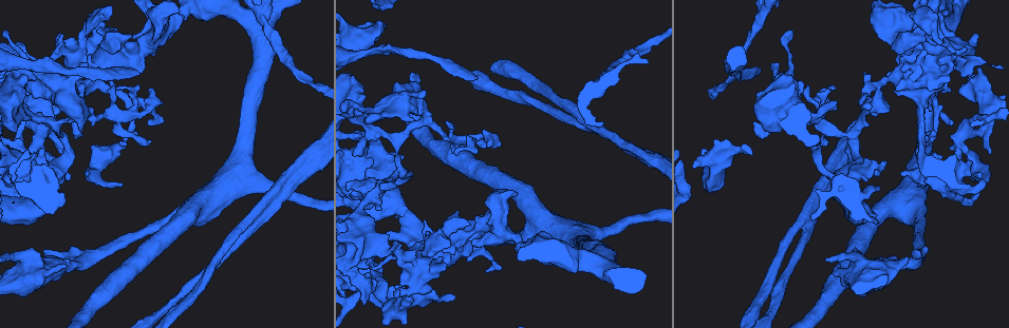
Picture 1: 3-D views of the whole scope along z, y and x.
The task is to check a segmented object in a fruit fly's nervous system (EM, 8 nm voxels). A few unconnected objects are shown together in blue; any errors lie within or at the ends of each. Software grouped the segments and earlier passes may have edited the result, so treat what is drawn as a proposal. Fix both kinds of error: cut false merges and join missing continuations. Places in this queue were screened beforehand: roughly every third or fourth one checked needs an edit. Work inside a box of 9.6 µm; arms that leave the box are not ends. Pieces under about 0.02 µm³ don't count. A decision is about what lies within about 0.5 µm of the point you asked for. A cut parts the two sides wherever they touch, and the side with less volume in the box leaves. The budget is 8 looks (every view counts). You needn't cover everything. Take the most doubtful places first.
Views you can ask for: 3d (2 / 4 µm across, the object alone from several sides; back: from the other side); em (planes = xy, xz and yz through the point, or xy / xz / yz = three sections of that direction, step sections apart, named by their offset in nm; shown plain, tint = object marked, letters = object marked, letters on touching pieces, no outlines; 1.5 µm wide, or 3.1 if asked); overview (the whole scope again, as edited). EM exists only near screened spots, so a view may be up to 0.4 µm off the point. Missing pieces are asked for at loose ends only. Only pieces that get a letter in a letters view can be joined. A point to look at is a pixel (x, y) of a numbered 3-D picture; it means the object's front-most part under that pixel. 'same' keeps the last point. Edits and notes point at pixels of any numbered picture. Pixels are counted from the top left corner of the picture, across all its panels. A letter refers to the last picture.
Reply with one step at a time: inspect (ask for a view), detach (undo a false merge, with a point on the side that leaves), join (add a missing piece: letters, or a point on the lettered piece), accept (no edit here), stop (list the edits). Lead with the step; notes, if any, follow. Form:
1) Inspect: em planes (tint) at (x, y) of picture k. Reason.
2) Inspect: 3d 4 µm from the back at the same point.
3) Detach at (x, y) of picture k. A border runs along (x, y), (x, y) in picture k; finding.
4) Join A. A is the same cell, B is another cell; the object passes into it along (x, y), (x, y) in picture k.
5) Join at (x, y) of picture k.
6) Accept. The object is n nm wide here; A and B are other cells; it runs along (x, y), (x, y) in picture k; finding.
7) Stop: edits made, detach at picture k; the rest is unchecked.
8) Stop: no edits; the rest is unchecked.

Inspect: em planes (letters) at (179, 7) of picture 1. Free end.

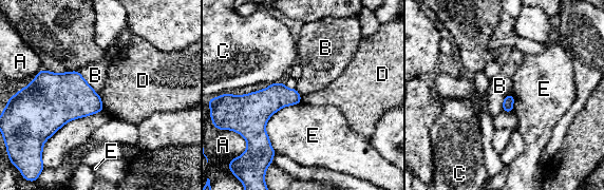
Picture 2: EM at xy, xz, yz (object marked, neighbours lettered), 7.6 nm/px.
Accept. A, B, C, D and E are other cells; a border runs along (77, 71), (98, 95) in picture 2; none of them fits.

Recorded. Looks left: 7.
Inspect: em planes (letters) at (120, 185) of picture 1. An open end.

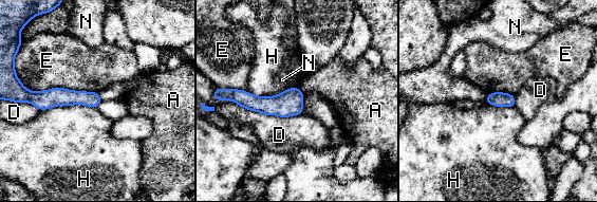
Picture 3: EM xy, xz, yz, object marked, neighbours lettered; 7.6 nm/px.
Accept. A, D, E, H and N are other cells; none of them fits.

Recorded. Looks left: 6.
Inspect: 3d 4 µm from the back at (890, 78) of picture 1. Abrupt turn.

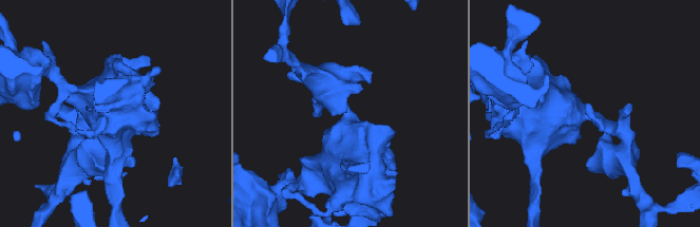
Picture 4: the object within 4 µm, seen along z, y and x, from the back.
Inspect: em 3.1 µm planes (letters) at (347, 118) of picture 4. Now the EM.

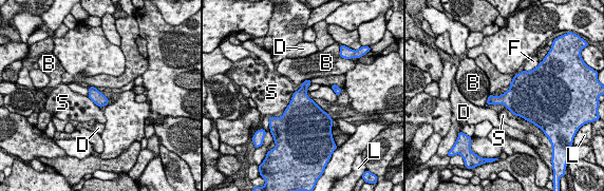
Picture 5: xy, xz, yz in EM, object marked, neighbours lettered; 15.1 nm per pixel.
Accept. The object is 200 nm wide here; the longest contact is with S, 440 nm; B, D, F, L and S are other cells; all the same neuron.

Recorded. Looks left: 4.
Inspect: 3d 4 µm at (314, 83) of picture 1. Narrows sharply.

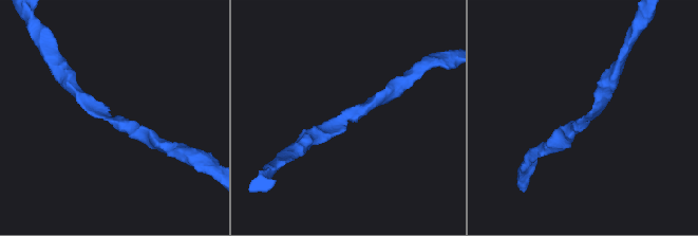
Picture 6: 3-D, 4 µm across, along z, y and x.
Inspect: em planes (letters) at (112, 121) of picture 6. Now the EM.

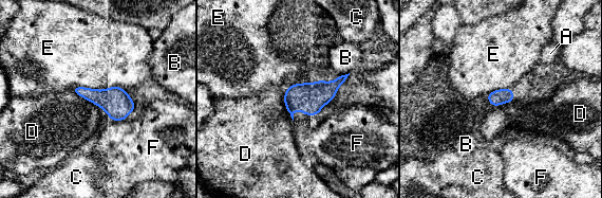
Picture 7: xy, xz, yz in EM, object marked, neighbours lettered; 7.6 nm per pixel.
Accept. A, B, C, D, E and F are other cells; a border runs along (285, 88), (284, 104), (293, 121) in picture 7; one neuron here.

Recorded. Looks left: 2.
Stop: no edits; the rest is unchecked.

